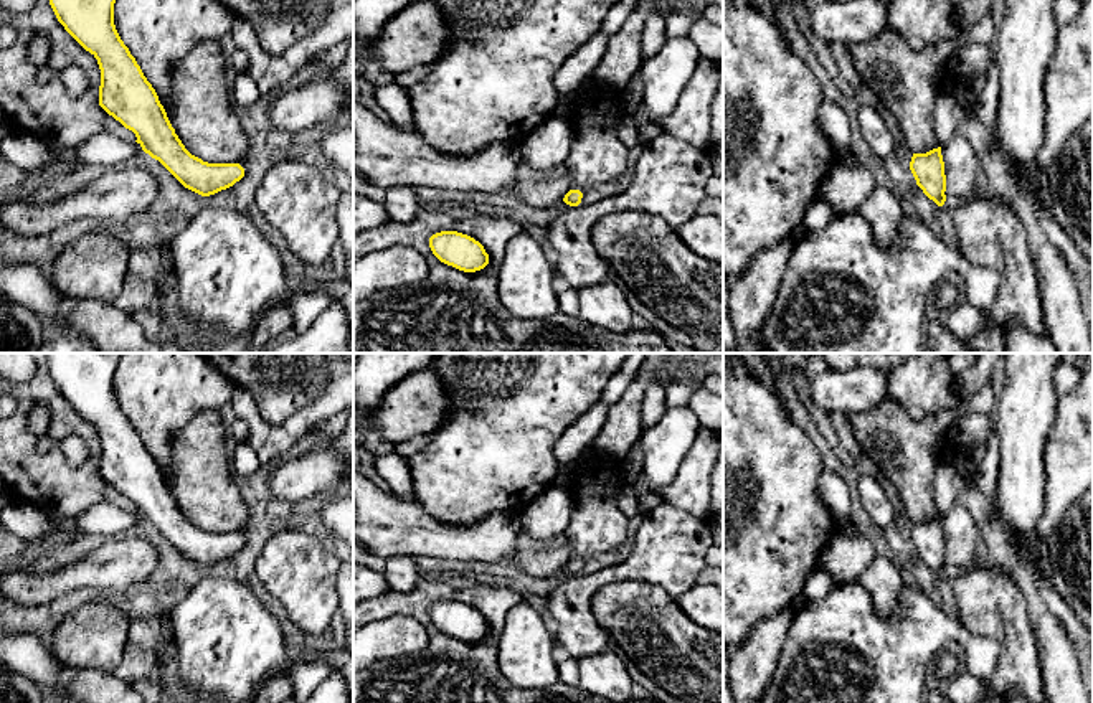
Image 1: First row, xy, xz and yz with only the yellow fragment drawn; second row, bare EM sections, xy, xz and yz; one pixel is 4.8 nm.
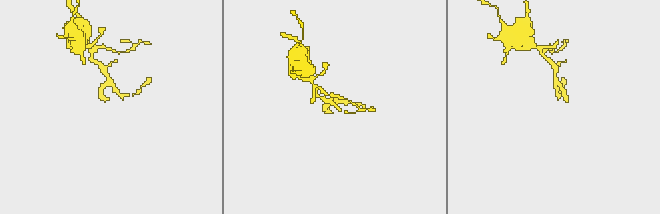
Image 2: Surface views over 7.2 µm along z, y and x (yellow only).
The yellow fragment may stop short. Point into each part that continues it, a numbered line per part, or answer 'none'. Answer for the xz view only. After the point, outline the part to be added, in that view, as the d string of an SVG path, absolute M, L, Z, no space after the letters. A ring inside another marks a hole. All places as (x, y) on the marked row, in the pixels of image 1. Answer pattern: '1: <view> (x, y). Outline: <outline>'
1: xz (596, 155). Outline: M591 78L588 91L566 119L573 130L573 145L561 170L571 178L570 190L584 193L591 185L611 182L627 170L629 149L616 134L624 112L622 89L608 87Z

